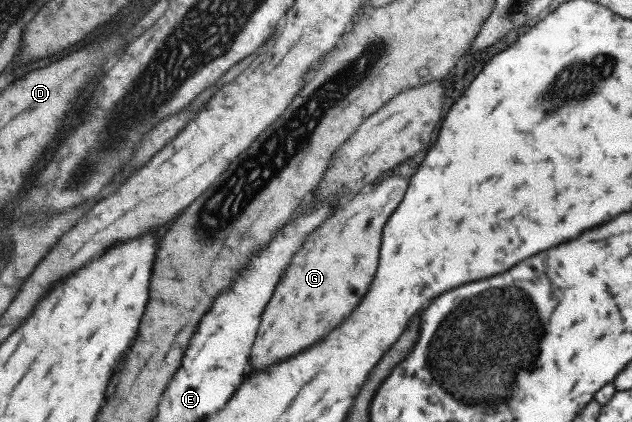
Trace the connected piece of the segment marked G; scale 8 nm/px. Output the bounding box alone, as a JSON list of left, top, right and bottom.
[249,174,408,371]

